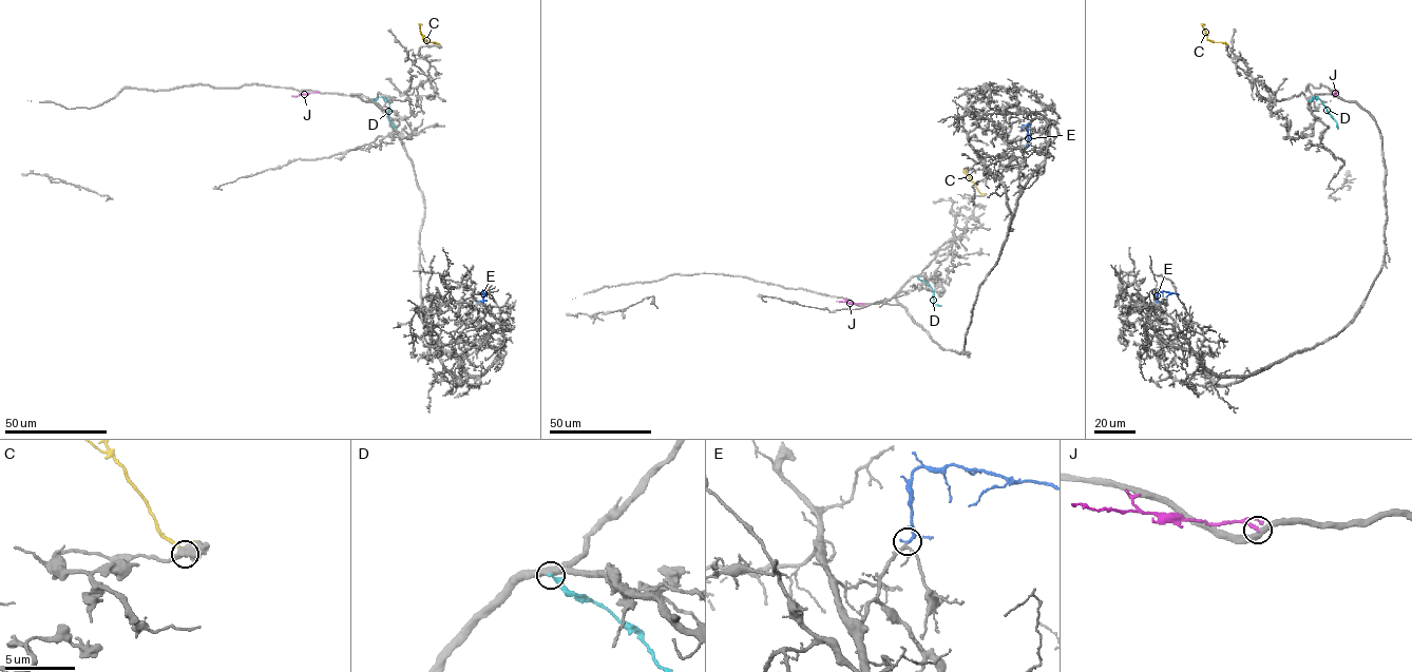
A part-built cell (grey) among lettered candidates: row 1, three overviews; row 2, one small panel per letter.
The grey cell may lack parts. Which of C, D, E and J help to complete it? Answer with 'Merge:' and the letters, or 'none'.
Merge: E

